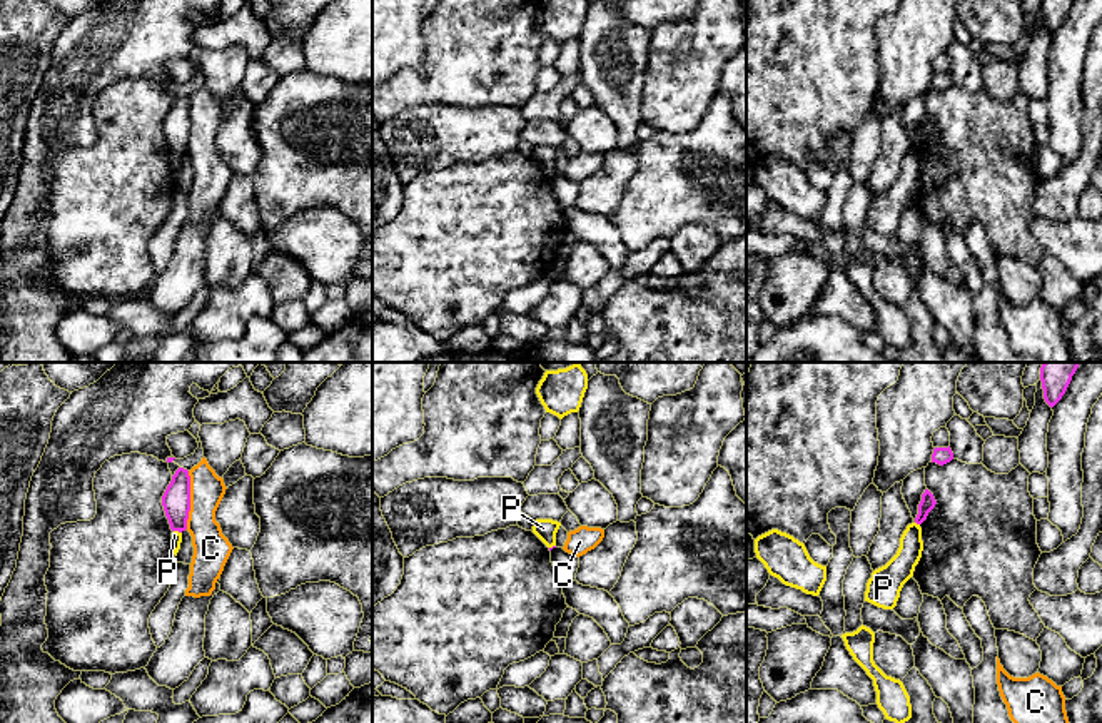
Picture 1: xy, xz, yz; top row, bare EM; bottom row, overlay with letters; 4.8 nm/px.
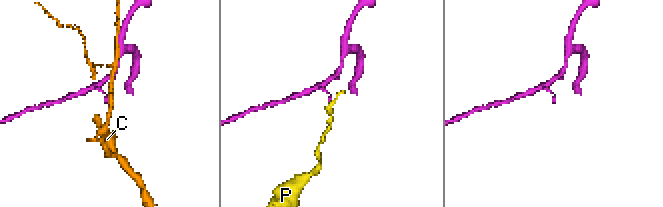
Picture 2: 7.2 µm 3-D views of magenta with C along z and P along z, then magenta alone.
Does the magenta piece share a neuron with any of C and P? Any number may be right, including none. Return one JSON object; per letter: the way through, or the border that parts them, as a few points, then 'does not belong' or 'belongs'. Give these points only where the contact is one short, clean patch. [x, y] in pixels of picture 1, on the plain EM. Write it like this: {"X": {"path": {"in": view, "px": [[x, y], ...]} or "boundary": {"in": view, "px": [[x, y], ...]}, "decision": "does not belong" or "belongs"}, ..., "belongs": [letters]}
{"C": {"boundary": {"in": "xy", "px": [[189, 97], [189, 144], [186, 154]]}, "decision": "does not belong"}, "P": {"boundary": {"in": "xy", "px": [[174, 156], [181, 159]]}, "decision": "does not belong"}, "belongs": []}

